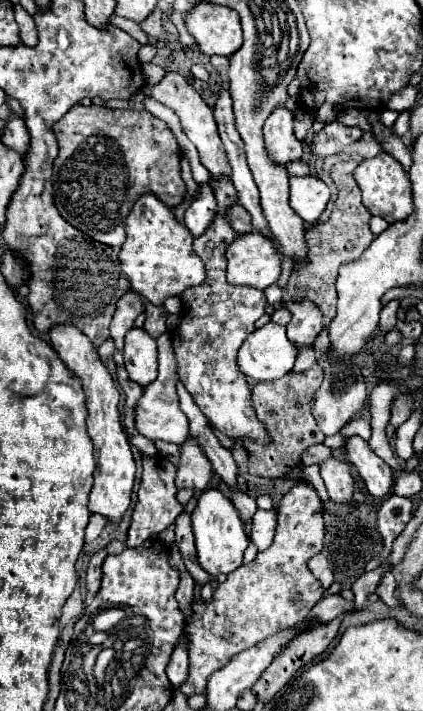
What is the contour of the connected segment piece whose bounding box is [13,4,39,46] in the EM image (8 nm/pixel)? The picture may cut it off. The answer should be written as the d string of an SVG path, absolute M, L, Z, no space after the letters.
M17 4L13 10L15 10L15 20L19 24L19 30L21 30L21 42L25 46L35 46L39 42L39 36L37 36L37 28L35 28L33 18L21 8L21 4Z

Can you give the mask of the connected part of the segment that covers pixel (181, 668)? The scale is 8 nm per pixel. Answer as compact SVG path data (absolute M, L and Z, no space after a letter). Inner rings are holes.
M177 642L177 648L171 656L171 662L166 668L166 674L174 689L184 683L188 678L188 654L185 652L185 644Z

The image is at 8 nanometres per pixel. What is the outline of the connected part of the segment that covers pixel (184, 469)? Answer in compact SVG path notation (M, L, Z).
M189 436L181 446L181 456L177 464L177 488L191 488L203 492L213 480L213 468L209 458L199 448L197 440Z

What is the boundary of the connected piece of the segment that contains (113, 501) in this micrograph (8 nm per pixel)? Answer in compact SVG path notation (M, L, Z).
M59 324L49 332L53 350L59 354L63 364L71 370L71 374L81 382L85 392L85 408L87 408L87 434L93 442L93 456L95 456L95 482L89 496L89 512L103 516L107 522L121 522L129 504L131 504L131 492L133 492L133 480L135 480L135 460L131 454L131 446L127 440L127 434L119 420L119 390L107 368L97 356L97 350L93 344L89 344L89 338L85 338L81 332L77 332L75 326Z

